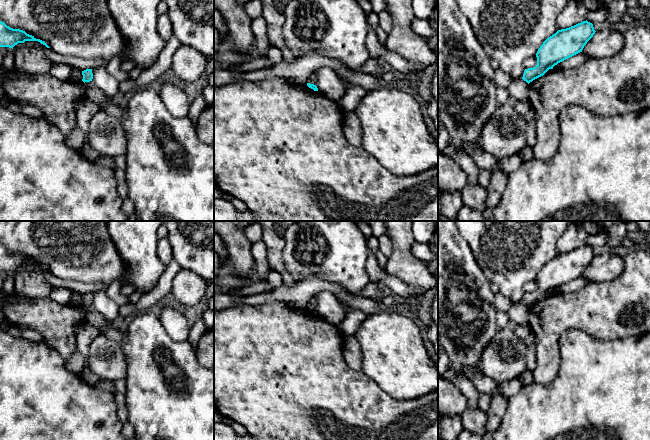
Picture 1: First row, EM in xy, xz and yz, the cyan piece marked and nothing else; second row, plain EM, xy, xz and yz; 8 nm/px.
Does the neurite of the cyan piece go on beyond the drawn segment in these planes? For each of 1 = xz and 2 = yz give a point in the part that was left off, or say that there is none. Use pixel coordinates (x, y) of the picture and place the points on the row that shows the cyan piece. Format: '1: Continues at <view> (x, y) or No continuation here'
1: No continuation here
2: No continuation here

